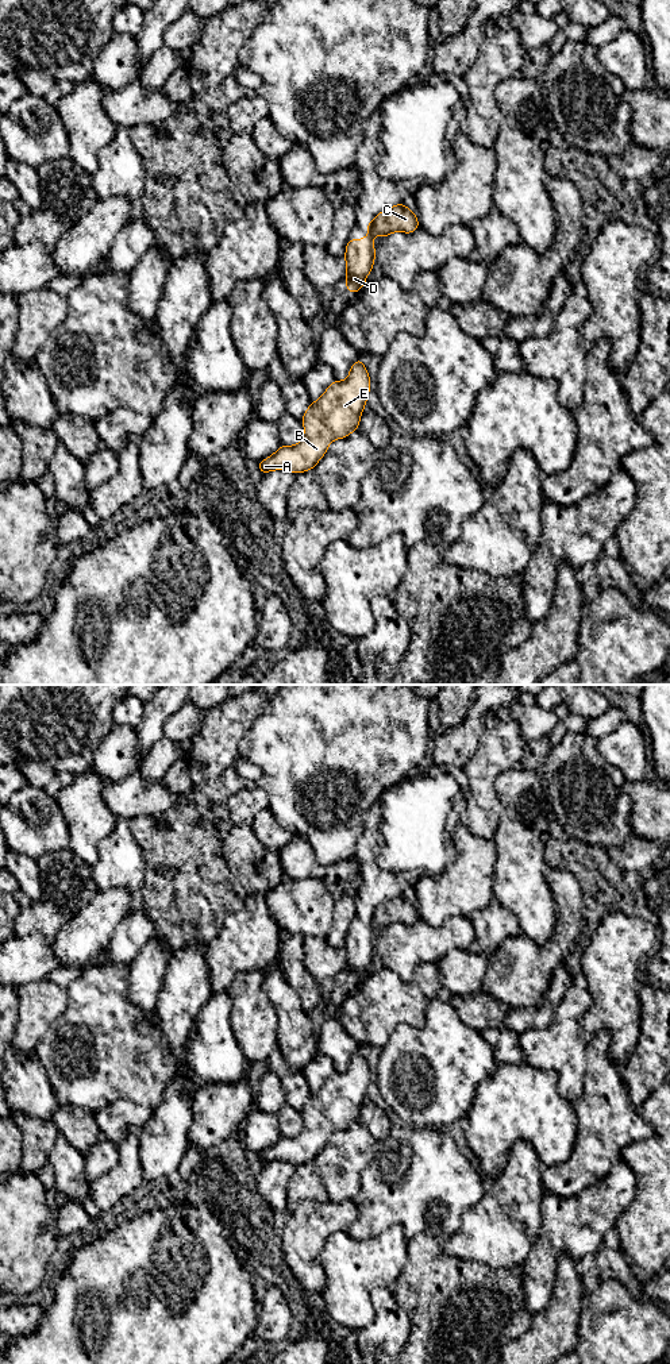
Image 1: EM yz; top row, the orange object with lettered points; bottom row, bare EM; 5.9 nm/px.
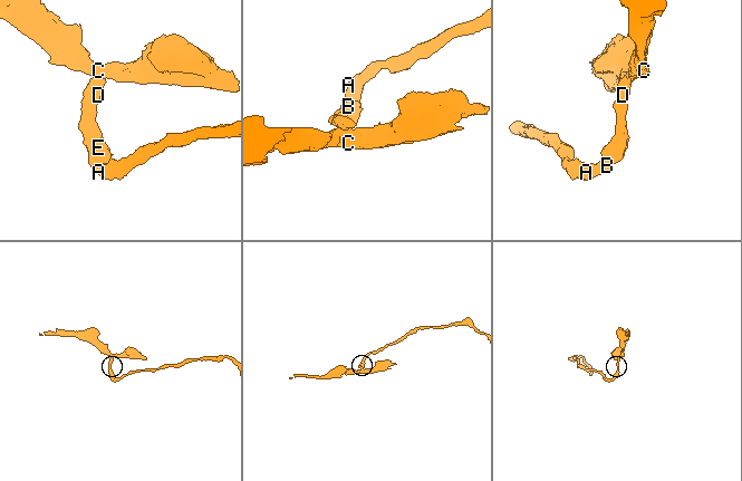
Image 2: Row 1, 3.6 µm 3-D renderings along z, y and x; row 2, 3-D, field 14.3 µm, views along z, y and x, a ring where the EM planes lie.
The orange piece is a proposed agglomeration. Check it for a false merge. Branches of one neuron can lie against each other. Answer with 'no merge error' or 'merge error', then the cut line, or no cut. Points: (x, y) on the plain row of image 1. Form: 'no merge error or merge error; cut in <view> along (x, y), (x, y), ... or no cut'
merge error; cut in yz along (372, 913), (373, 921)

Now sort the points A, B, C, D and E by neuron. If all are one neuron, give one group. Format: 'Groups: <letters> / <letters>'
Groups: A B D E / C

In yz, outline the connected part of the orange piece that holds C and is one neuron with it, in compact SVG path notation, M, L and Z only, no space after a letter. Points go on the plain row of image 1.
M403 894L384 901L373 912L373 922L382 930L394 922L412 925L419 918L420 917L416 905L405 898Z

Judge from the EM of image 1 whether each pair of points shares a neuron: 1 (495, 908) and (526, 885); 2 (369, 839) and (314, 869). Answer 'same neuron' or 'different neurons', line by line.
1: different neurons
2: different neurons

